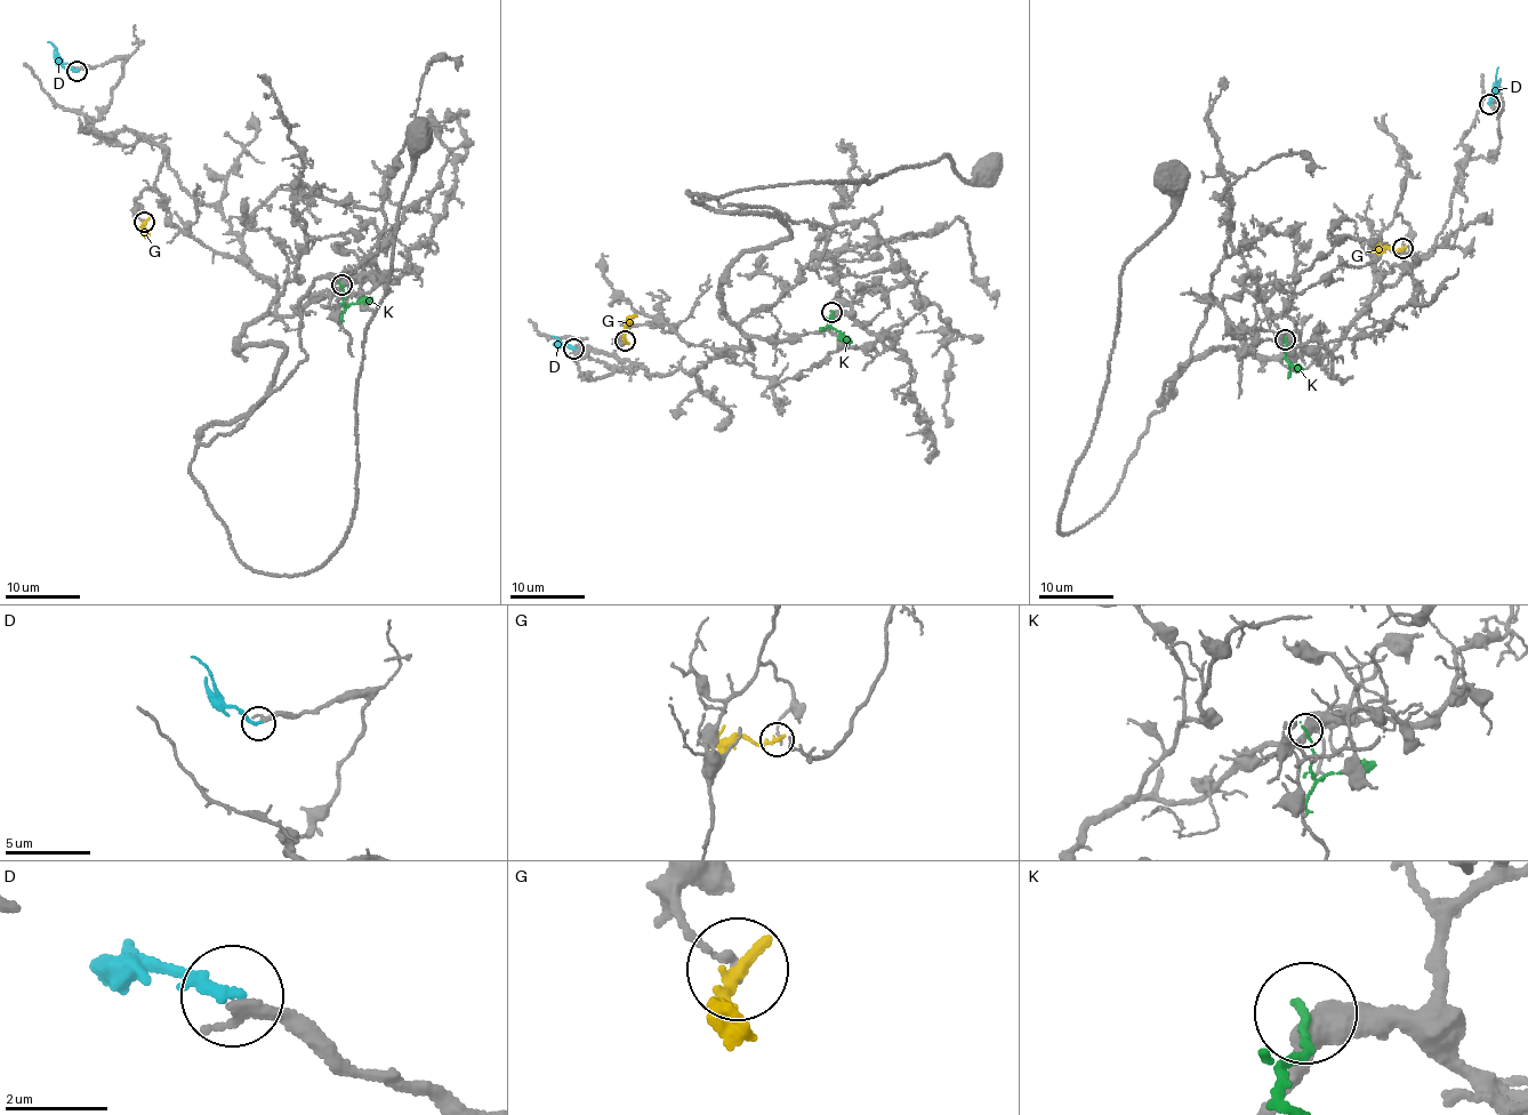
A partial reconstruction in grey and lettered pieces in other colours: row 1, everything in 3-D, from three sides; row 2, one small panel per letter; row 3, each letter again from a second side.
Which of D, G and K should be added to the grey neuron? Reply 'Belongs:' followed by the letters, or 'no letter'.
Belongs: D

